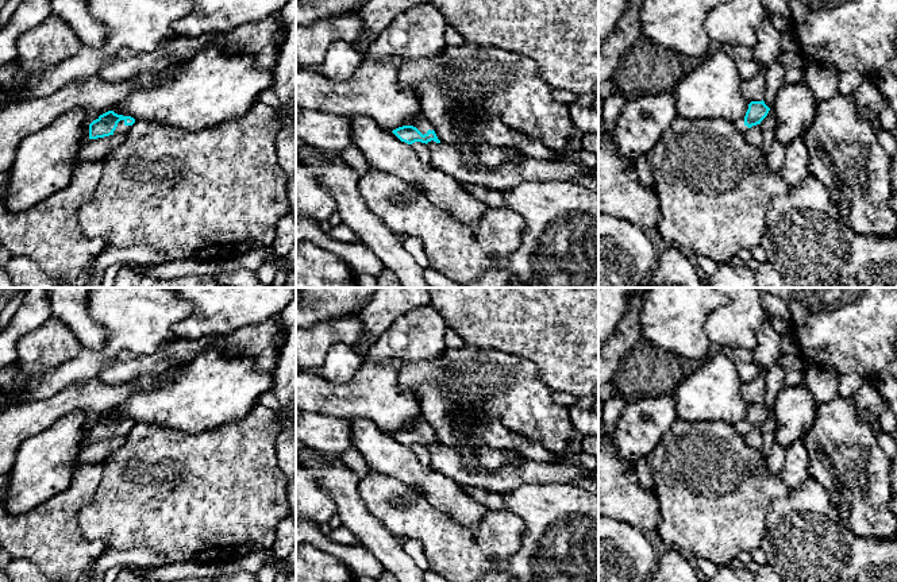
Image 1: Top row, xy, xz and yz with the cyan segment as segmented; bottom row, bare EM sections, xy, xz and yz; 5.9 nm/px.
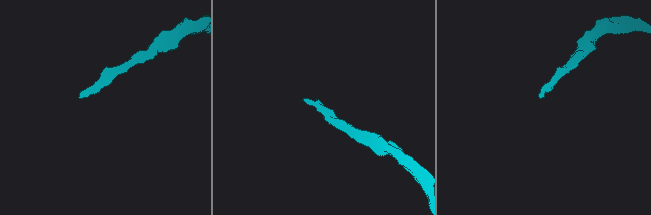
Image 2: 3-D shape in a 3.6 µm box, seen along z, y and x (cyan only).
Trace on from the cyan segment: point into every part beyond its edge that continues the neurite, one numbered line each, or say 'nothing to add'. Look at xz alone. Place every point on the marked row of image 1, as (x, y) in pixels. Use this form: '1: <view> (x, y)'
1: xz (422, 124)

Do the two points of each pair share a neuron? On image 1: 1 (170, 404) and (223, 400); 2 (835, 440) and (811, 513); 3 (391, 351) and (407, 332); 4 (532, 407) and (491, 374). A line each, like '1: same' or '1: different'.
1: same
2: different
3: same
4: same

